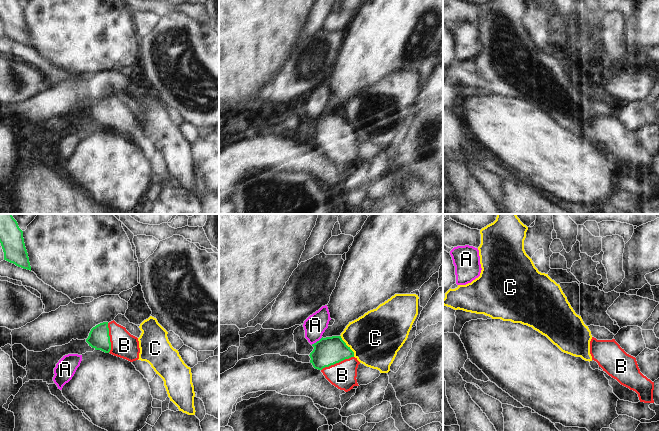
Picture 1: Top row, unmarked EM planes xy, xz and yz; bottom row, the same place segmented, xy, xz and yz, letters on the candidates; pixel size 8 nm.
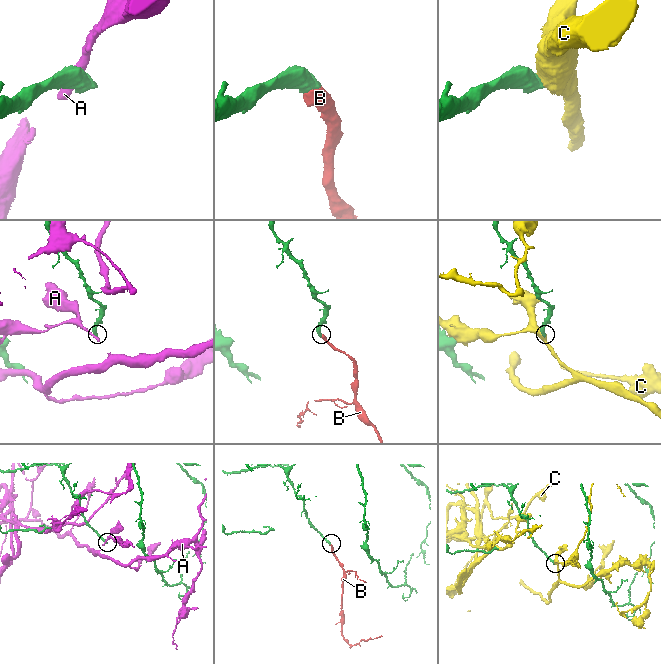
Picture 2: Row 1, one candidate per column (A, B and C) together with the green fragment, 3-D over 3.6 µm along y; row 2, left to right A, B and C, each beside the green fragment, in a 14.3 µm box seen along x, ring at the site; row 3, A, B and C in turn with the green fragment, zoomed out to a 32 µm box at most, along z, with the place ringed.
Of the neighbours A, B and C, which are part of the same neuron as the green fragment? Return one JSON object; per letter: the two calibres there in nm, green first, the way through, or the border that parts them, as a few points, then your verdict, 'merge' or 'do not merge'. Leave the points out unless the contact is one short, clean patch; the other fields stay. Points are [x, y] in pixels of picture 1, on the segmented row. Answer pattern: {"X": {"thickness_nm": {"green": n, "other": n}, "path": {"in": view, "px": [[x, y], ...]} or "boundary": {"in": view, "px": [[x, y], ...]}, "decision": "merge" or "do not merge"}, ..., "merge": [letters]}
{"A": {"thickness_nm": {"green": 220, "other": 180}, "decision": "do not merge"}, "B": {"thickness_nm": {"green": 220, "other": 220}, "path": {"in": "xz", "px": [[328, 351], [337, 362], [342, 375]]}, "decision": "merge"}, "C": {"thickness_nm": {"green": 220, "other": 420}, "boundary": {"in": "xz", "px": [[340, 335], [354, 356]]}, "decision": "do not merge"}, "merge": ["B"]}

